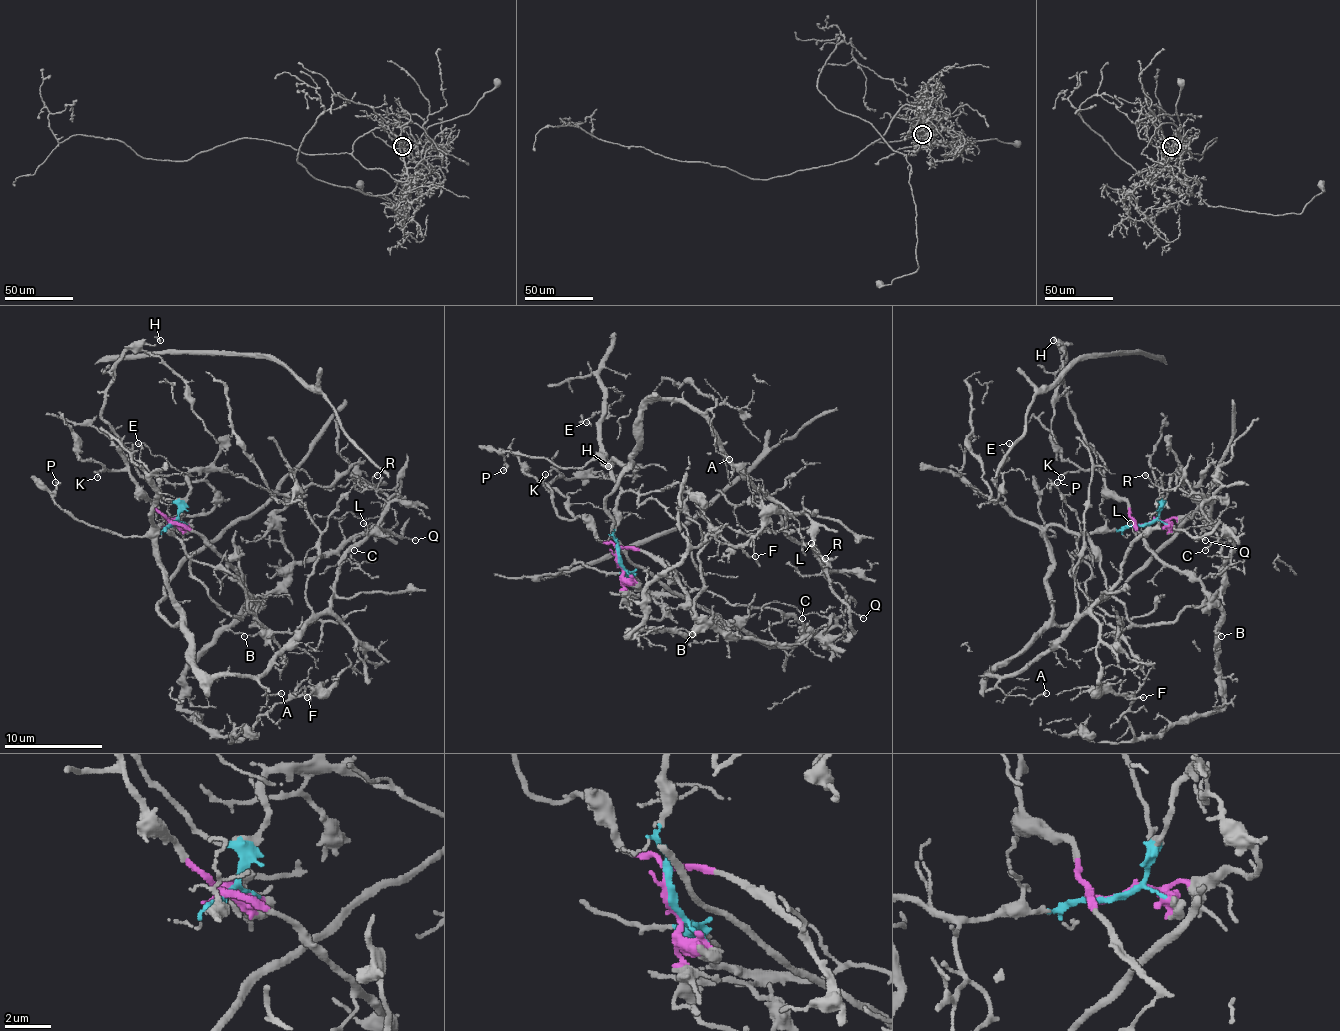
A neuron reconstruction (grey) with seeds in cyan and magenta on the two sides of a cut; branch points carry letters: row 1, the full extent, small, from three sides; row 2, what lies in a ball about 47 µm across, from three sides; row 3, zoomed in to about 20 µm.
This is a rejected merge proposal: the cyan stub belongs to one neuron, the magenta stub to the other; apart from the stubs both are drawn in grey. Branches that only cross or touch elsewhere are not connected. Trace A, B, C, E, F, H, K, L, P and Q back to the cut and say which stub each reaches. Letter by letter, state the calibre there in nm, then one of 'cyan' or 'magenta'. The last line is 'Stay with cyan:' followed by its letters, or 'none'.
A: 150 nm | cyan
B: 120 nm | magenta
C: 110 nm | magenta
E: 140 nm | cyan
F: 120 nm | magenta
H: 150 nm | magenta
K: 110 nm | magenta
L: 110 nm | cyan
P: 170 nm | cyan
Q: 110 nm | cyan
Stay with cyan: A, E, L, P, Q

